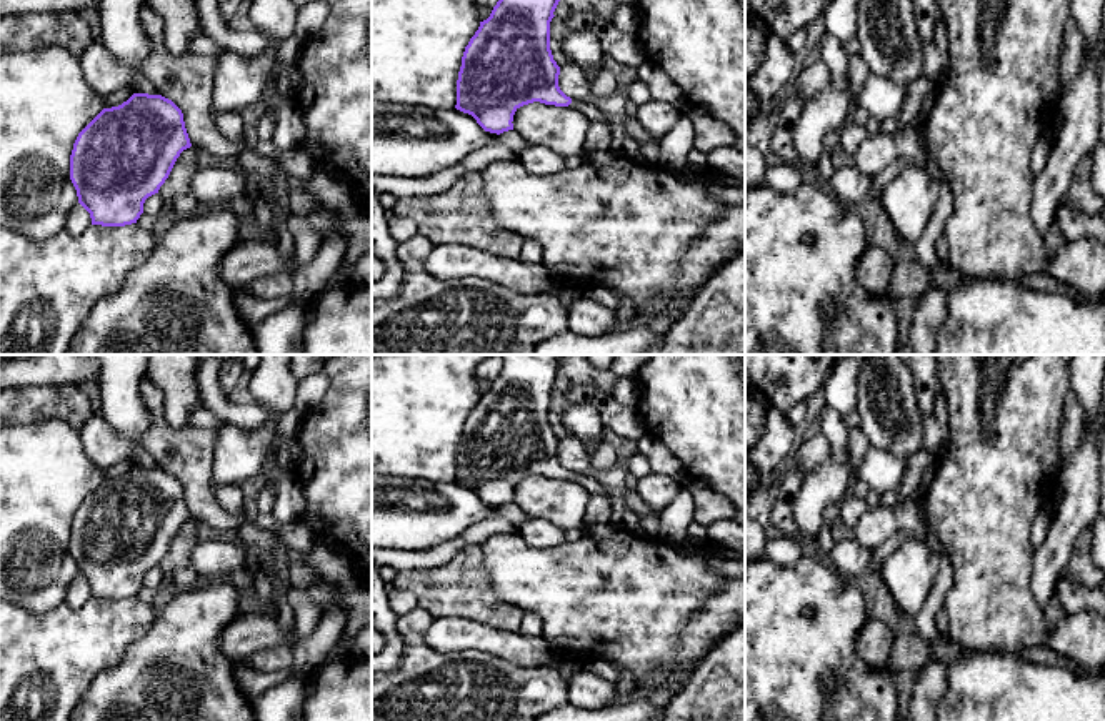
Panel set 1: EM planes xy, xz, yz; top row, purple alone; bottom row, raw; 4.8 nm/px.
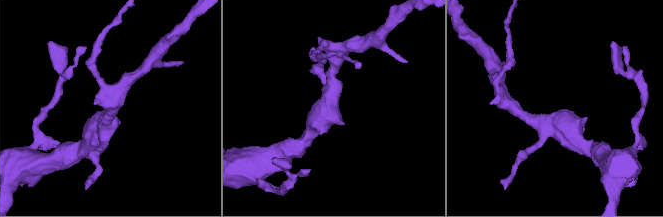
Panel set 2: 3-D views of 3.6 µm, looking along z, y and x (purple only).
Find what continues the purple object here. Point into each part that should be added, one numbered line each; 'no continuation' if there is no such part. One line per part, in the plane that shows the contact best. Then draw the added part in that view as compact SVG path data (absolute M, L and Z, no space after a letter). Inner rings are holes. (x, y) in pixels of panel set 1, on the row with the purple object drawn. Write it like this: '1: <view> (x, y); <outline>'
1: xz (594, 114); M572 100L568 108L573 108L580 112L582 115L585 115L590 123L602 122L602 123L607 123L608 127L613 125L612 118L603 110L597 108L595 105L588 102Z

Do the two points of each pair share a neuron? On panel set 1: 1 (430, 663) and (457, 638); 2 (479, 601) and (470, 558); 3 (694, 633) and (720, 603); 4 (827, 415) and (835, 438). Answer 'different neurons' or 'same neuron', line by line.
1: different neurons
2: same neuron
3: same neuron
4: same neuron

